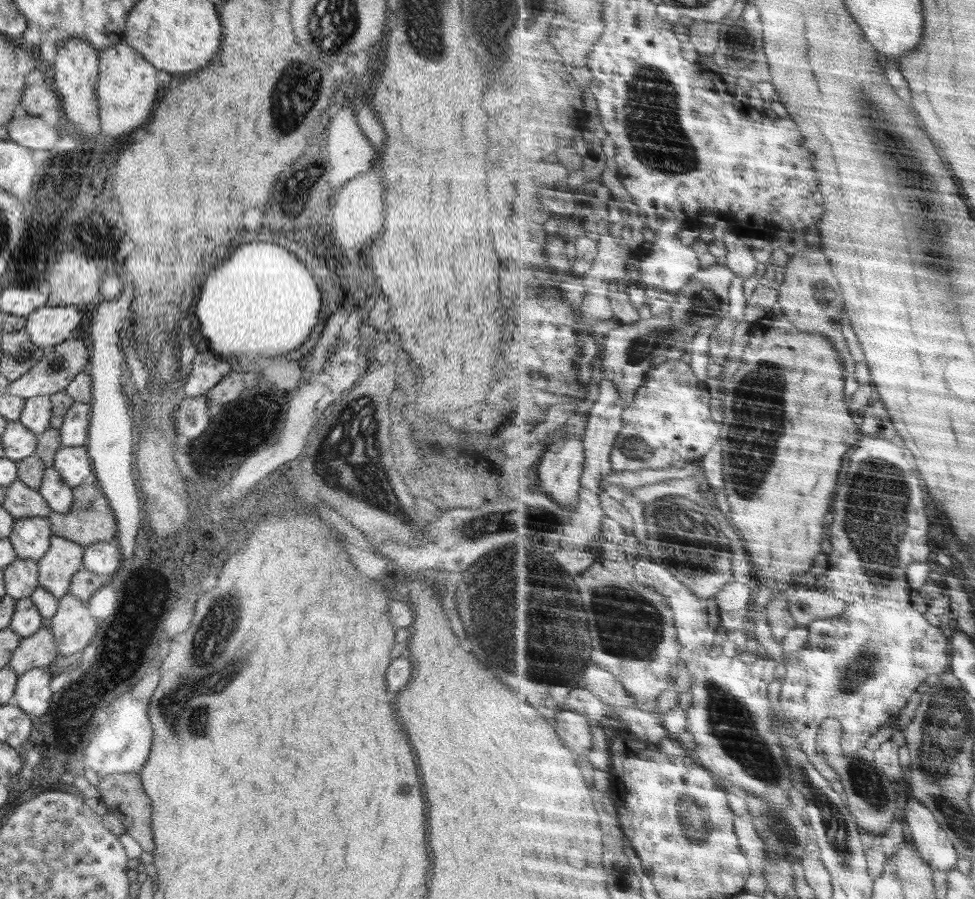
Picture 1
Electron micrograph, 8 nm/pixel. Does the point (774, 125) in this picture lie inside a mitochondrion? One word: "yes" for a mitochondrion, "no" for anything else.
no

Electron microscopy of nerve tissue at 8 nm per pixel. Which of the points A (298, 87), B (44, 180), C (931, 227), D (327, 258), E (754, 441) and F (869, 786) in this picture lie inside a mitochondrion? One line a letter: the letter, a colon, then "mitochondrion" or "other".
A: mitochondrion
B: other
C: mitochondrion
D: other
E: mitochondrion
F: mitochondrion

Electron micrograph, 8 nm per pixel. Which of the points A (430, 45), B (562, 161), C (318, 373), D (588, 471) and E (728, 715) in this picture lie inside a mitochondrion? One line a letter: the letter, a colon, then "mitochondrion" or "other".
A: mitochondrion
B: other
C: other
D: other
E: mitochondrion

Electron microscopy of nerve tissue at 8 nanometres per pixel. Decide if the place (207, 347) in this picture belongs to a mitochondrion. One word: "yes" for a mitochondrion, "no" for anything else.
no

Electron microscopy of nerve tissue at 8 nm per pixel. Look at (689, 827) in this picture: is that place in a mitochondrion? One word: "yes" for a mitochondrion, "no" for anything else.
yes

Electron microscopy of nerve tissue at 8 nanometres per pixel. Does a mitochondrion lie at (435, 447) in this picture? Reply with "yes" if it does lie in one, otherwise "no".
no

